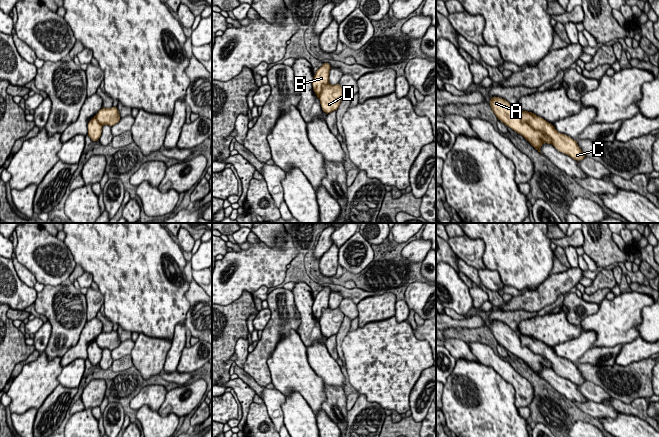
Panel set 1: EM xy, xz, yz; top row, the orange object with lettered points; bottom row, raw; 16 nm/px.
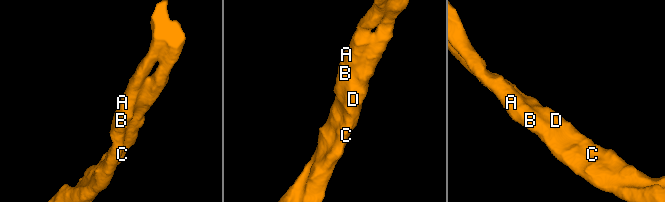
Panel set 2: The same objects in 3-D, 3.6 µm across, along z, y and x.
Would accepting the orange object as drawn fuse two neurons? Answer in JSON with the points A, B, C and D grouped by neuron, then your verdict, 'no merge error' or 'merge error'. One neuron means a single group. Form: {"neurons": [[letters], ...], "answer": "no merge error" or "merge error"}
{"neurons": [["A", "B", "C", "D"]], "answer": "no merge error"}

